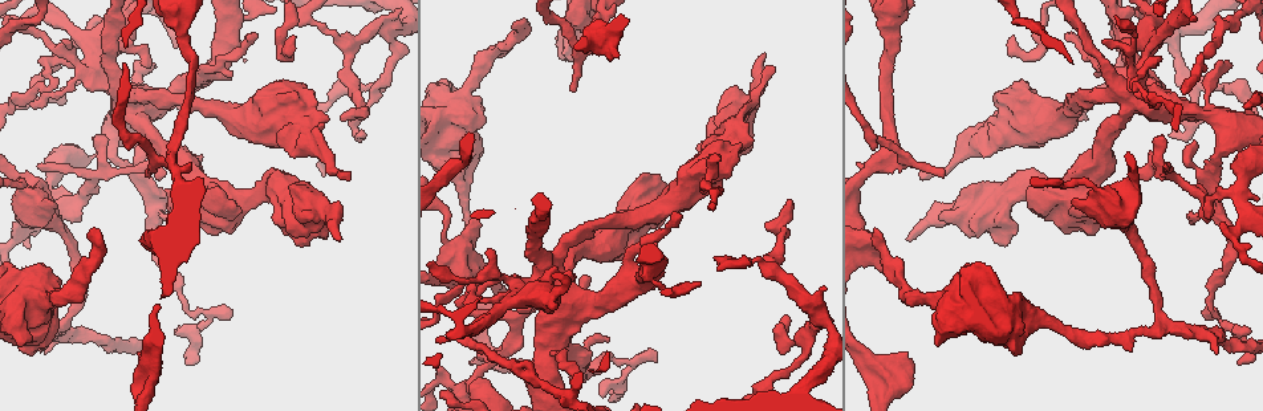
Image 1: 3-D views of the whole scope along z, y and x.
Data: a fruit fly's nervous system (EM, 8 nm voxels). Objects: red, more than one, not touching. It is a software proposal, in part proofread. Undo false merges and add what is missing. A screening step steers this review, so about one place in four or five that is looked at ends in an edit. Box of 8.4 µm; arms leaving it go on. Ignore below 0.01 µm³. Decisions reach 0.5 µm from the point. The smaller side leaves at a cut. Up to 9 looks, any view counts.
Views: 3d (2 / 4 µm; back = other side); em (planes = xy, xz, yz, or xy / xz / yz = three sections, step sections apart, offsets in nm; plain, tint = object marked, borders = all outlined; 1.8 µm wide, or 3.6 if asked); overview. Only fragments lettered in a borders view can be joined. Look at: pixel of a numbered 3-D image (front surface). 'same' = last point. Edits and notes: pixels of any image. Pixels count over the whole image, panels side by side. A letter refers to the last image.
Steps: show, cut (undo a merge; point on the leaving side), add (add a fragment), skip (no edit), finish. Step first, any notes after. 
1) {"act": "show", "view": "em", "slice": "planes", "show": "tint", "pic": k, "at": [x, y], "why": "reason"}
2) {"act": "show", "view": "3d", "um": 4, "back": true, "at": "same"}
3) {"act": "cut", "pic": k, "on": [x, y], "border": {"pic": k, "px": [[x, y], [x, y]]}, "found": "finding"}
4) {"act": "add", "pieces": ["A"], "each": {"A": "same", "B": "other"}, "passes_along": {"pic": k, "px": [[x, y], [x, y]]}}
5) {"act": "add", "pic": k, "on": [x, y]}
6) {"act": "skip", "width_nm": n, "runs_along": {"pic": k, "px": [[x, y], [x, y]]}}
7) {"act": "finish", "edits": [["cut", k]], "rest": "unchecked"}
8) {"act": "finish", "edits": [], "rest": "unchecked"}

{"act": "show", "view": "em", "um": 3.6, "slice": "xy", "step": 8, "show": "borders", "pic": 1, "at": [790, 201], "why": "free end"}

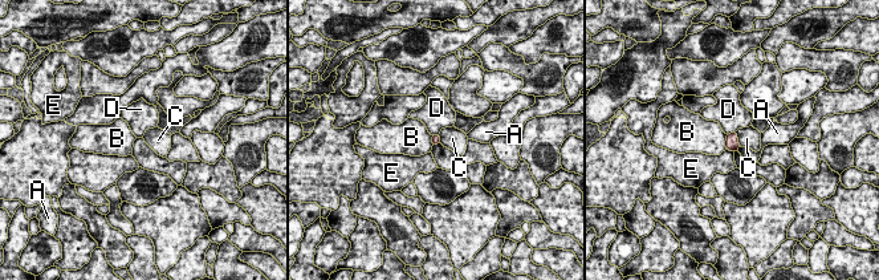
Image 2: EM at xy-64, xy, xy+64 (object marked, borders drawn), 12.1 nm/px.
{"act": "skip", "longest_contact_nm": ["B", 190], "each": {"A": "other", "B": "other", "C": "other", "D": "other", "E": "other"}, "border": {"pic": 2, "px": [[736, 132], [740, 145]]}, "found": "no lettered fragment goes on from it"}

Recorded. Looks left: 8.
{"act": "show", "view": "em", "slice": "planes", "show": "borders", "pic": 1, "at": [309, 13], "why": "sharp bend"}

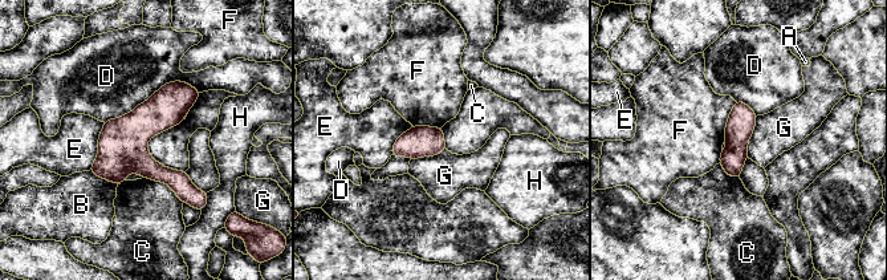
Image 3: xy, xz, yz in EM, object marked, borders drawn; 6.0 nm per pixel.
{"act": "skip", "width_nm": 170, "each": {"A": "other", "B": "other", "C": "other", "D": "other", "E": "other", "F": "other", "G": "other", "H": "other"}, "border": {"pic": 3, "px": [[757, 116], [748, 142], [747, 157]]}, "found": "all the same cell"}

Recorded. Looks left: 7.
{"act": "show", "view": "em", "slice": "planes", "show": "plain", "pic": 1, "at": [101, 51], "why": "thin arm on a thick one"}

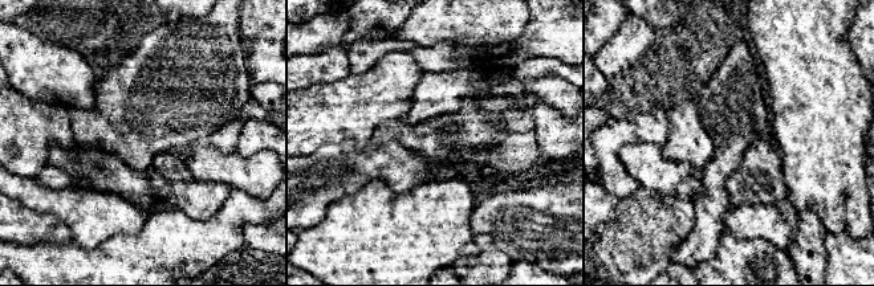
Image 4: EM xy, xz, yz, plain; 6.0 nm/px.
{"act": "show", "view": "em", "slice": "planes", "show": "borders", "at": "same"}

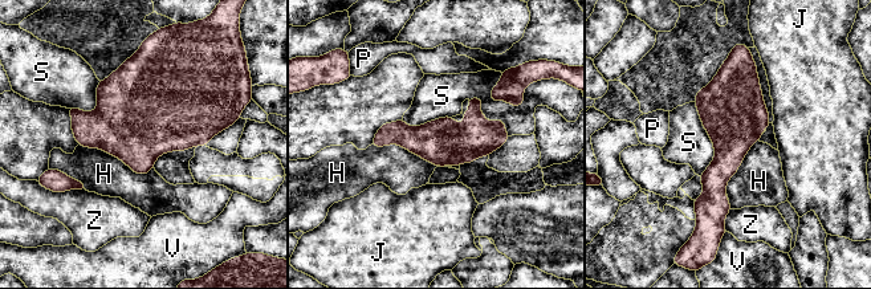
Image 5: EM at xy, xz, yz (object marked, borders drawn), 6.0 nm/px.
{"act": "skip", "each": {"H": "other", "J": "other", "P": "other", "S": "other", "V": "other", "Z": "other"}, "border": {"pic": 5, "px": [[78, 143], [135, 173], [153, 169]]}, "found": "one cell here"}

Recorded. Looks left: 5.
{"act": "show", "view": "em", "slice": "planes", "show": "borders", "pic": 1, "at": [1181, 92], "why": "long arm stops here"}

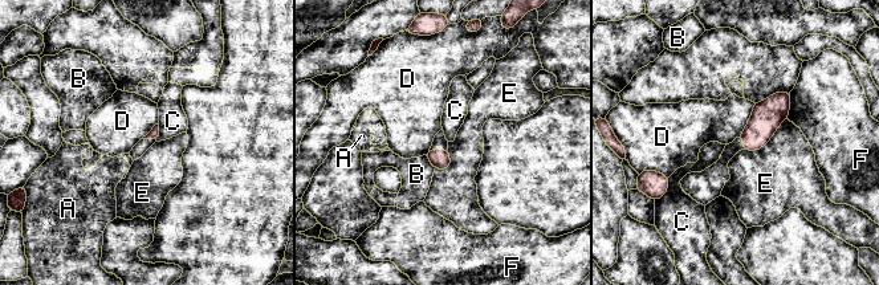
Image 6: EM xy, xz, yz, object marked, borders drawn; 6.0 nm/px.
{"act": "skip", "each": {"A": "other", "B": "other", "C": "other", "D": "other", "E": "other", "F": "other"}, "found": "none of them fits"}

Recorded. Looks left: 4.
{"act": "finish", "edits": [], "rest": "unchecked"}

